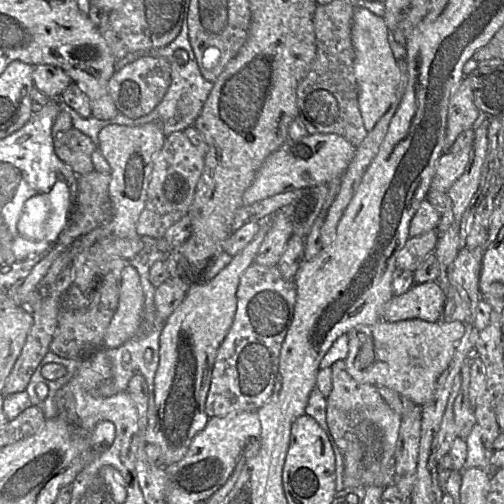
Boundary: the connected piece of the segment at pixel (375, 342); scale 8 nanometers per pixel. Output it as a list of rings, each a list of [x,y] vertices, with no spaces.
[[[419,319],[398,322],[380,320],[373,325],[357,326],[347,333],[348,354],[344,360],[346,370],[358,382],[375,387],[387,387],[422,407],[432,397],[436,381],[449,365],[463,334],[462,323],[458,321],[446,322],[443,319],[436,322],[426,322]]]

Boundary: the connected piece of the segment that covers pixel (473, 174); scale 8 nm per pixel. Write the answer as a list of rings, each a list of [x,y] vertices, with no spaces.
[[[483,117],[480,121],[479,125],[475,130],[475,139],[473,143],[473,147],[471,150],[470,161],[466,166],[464,173],[453,183],[453,185],[447,191],[450,199],[452,201],[452,208],[453,208],[453,216],[454,222],[459,224],[465,210],[468,208],[472,199],[474,198],[480,181],[482,165],[484,163],[488,145],[488,122],[487,118],[491,117]]]

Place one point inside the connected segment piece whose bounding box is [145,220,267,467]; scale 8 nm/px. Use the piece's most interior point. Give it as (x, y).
(190, 338)

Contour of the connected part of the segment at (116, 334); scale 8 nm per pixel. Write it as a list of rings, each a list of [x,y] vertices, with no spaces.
[[[128,264],[122,271],[118,306],[106,331],[104,348],[117,348],[139,332],[143,306],[144,295],[139,273]]]

